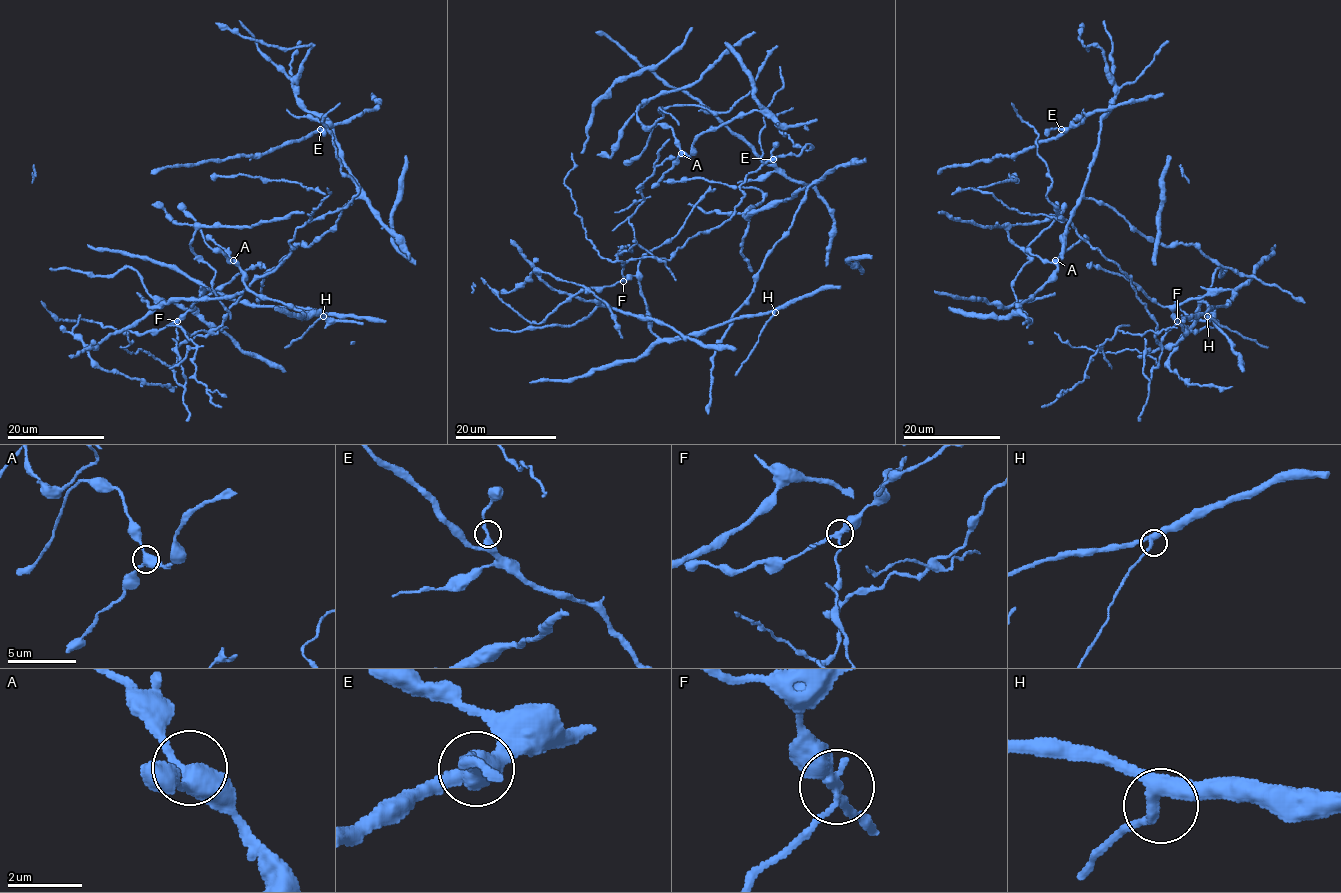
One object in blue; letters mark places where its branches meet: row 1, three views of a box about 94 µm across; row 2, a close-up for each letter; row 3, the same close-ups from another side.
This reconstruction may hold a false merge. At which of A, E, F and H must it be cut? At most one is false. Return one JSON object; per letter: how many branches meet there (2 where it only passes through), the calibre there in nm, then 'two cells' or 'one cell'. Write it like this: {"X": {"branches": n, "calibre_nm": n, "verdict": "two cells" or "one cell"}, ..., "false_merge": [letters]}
{"A": {"branches": 3, "calibre_nm": 400, "verdict": "one cell"}, "E": {"branches": 3, "calibre_nm": 300, "verdict": "one cell"}, "F": {"branches": 3, "calibre_nm": 240, "verdict": "two cells"}, "H": {"branches": 3, "calibre_nm": 360, "verdict": "one cell"}, "false_merge": ["F"]}

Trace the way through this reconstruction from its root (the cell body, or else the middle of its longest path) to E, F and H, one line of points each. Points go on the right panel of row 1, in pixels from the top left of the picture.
E: (1074, 228), (1056, 212), (1057, 209), (1046, 196), (1052, 181), (1045, 161), (1037, 153), (1038, 133), (1061, 129)
F: (1074, 228), (1130, 279), (1135, 295), (1157, 324), (1154, 335), (1157, 342), (1161, 344), (1161, 338), (1177, 321)
H: (1074, 228), (1130, 279), (1161, 344), (1177, 322), (1176, 307), (1230, 289), (1230, 299), (1207, 316)

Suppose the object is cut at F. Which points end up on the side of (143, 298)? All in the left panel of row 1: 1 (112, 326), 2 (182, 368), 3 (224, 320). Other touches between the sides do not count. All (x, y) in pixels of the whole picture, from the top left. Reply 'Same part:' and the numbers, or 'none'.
Same part: 1

